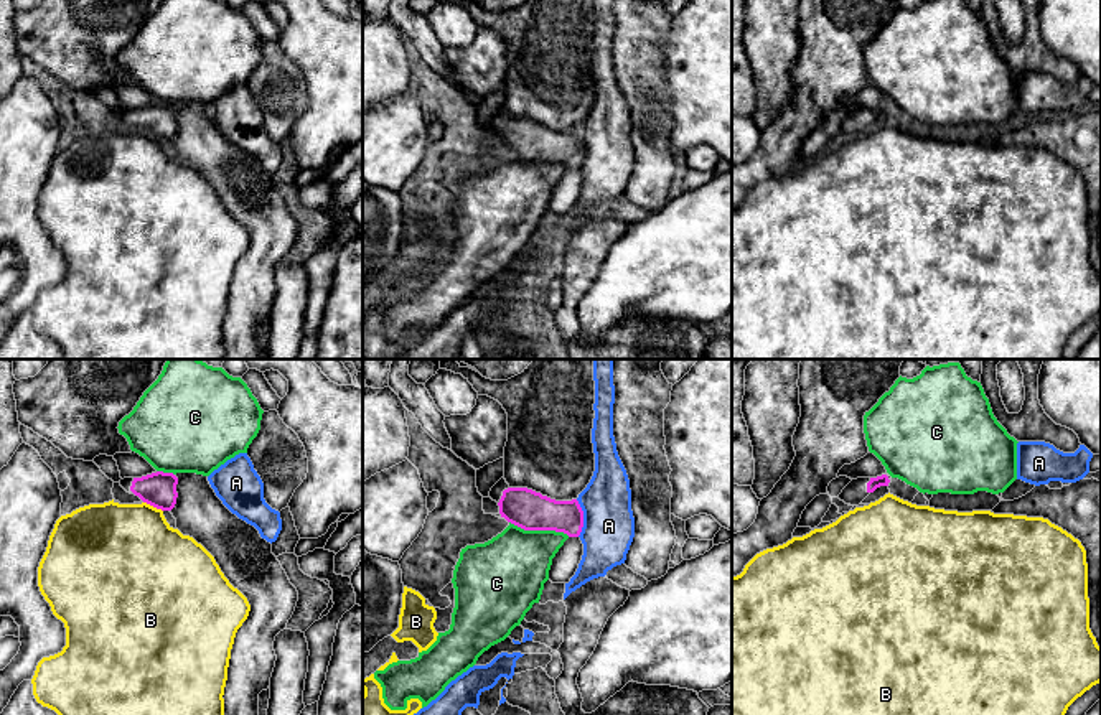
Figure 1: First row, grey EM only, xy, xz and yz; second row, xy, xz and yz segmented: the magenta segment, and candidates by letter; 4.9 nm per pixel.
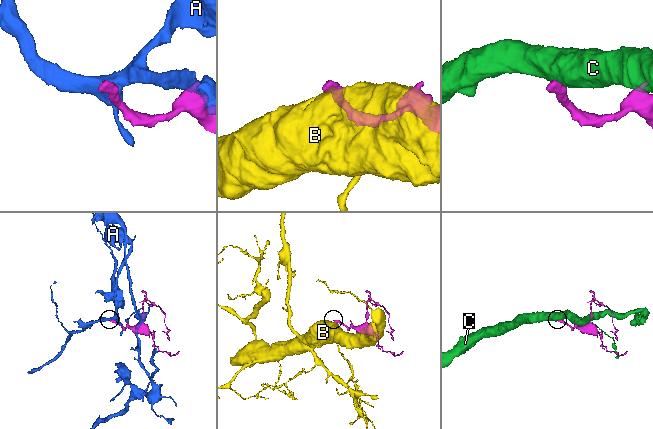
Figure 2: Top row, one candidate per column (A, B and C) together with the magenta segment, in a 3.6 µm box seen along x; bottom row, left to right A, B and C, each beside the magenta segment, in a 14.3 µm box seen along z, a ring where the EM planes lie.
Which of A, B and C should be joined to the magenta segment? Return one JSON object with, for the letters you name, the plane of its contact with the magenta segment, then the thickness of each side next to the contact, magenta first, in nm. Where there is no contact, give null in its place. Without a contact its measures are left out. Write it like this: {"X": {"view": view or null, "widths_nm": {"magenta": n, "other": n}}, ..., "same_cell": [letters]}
{"same_cell": []}

